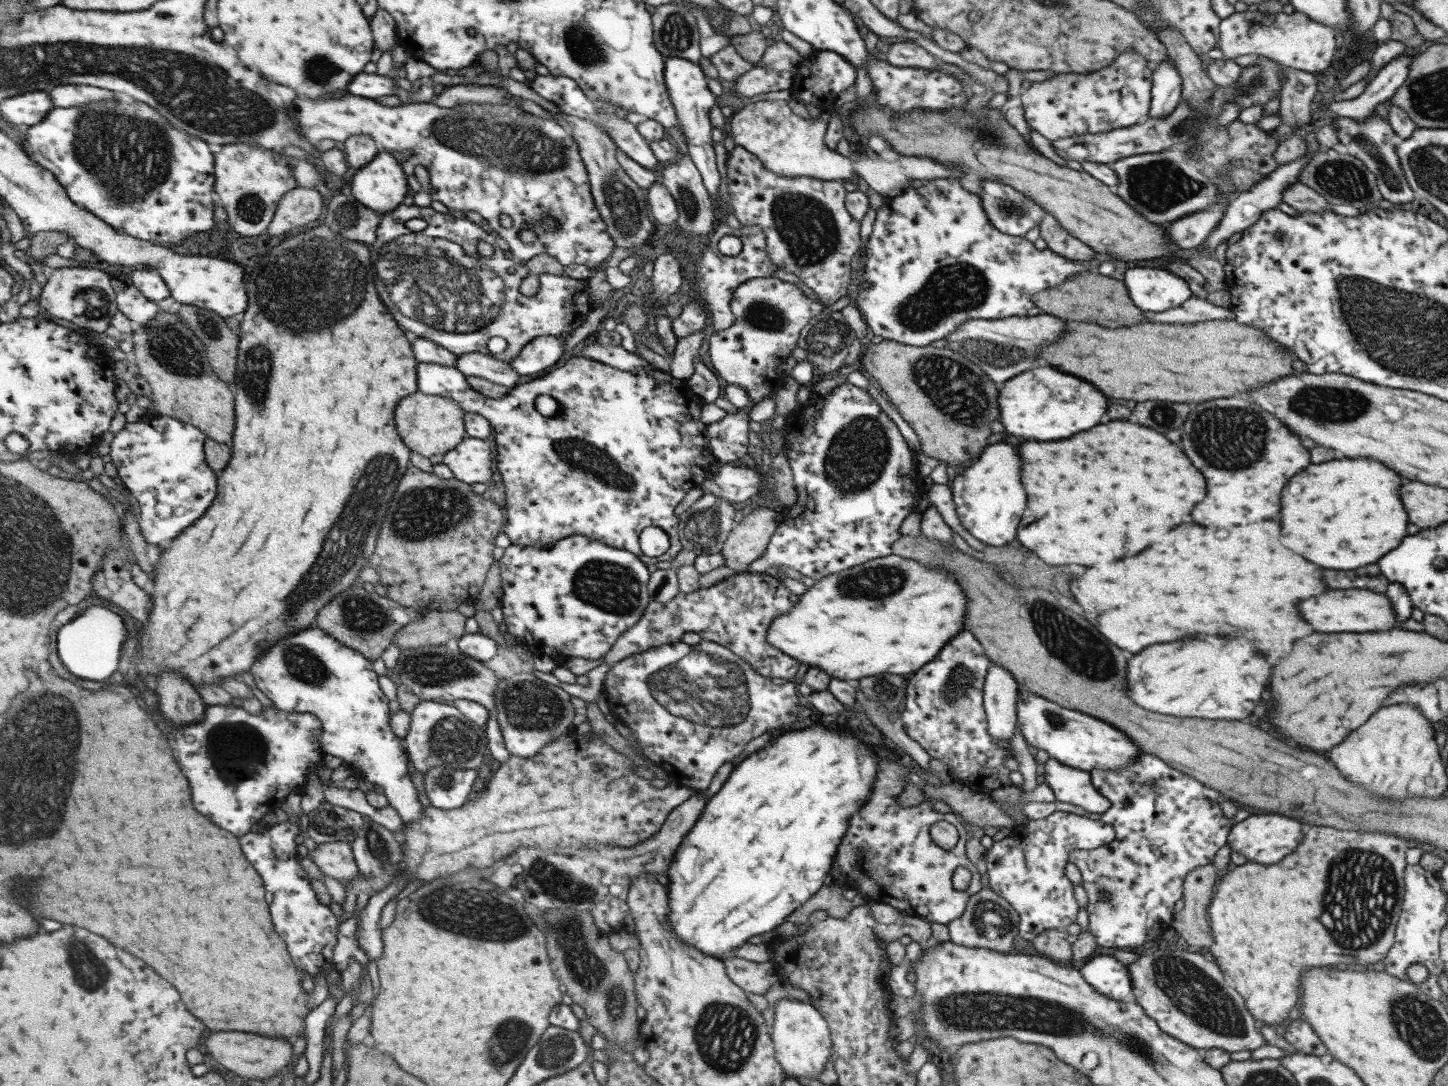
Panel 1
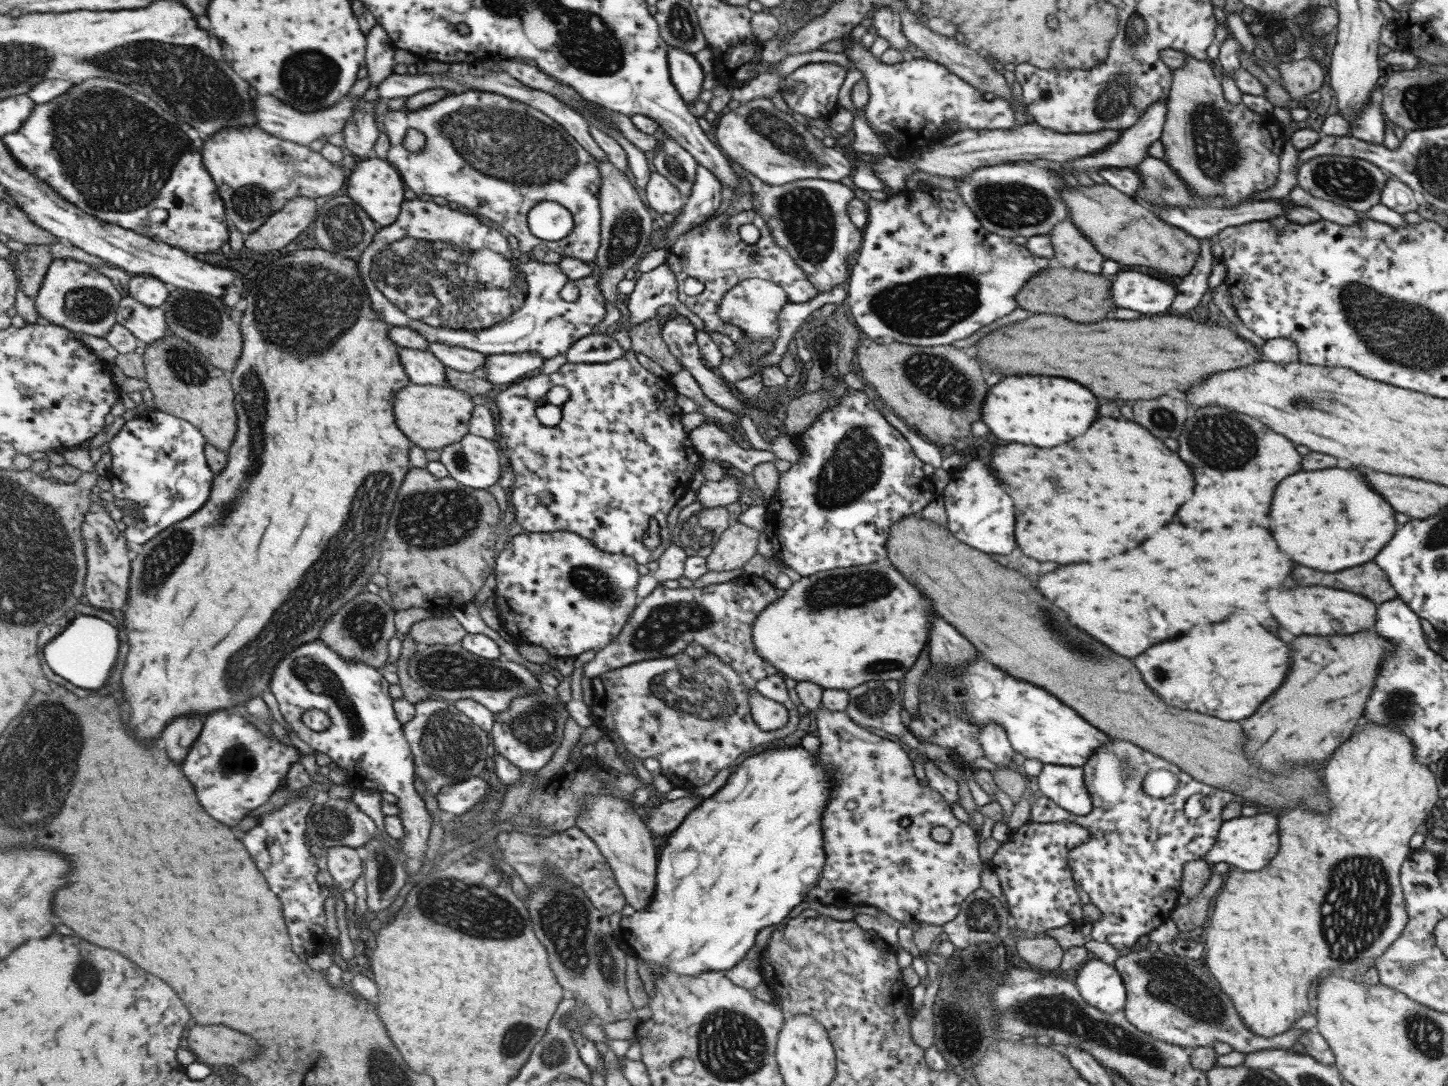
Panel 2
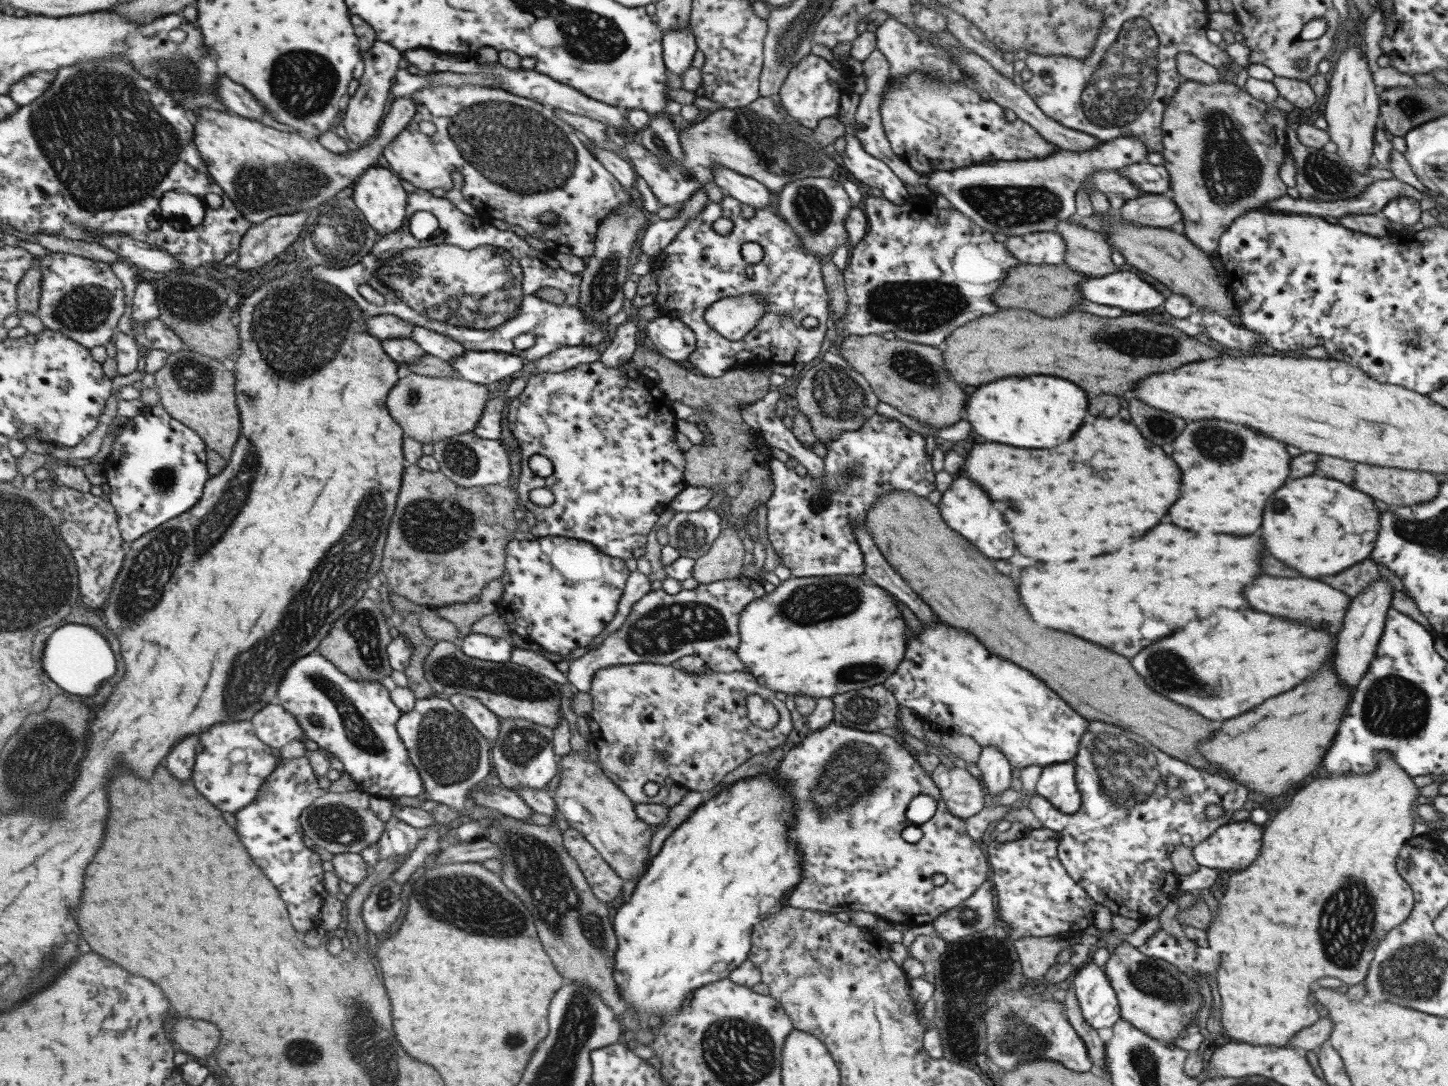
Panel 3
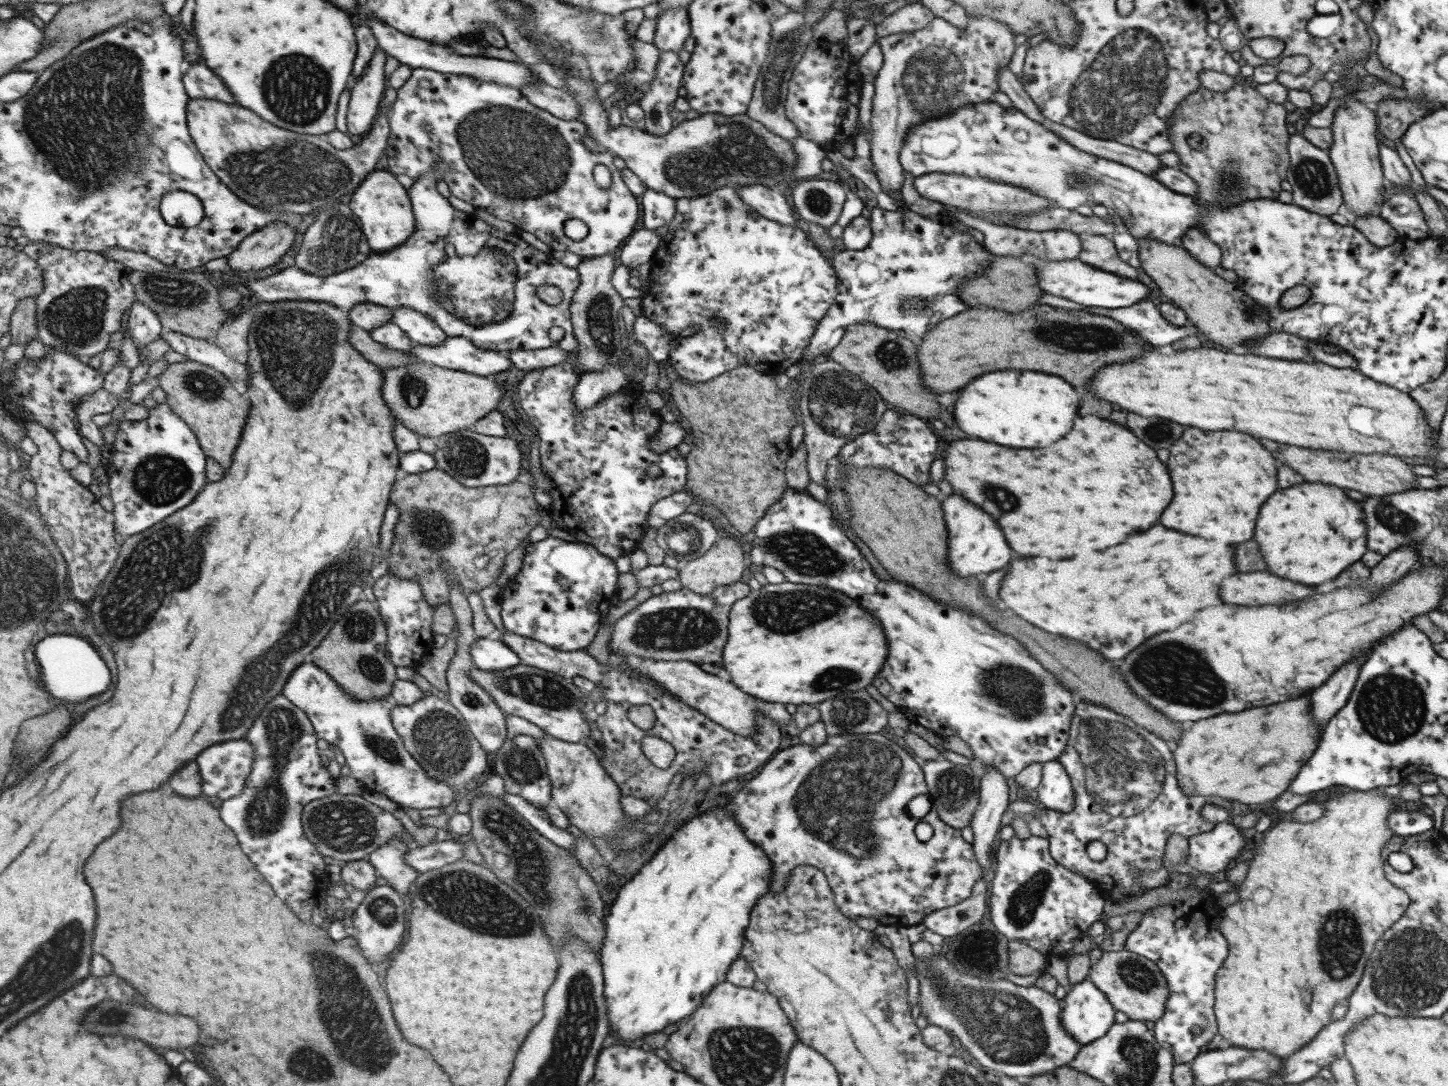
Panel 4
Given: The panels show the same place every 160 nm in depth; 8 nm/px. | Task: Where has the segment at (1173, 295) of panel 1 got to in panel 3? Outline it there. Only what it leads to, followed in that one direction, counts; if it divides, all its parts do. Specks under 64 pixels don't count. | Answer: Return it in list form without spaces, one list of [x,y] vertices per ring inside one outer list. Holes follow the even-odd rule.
[[[1117,271],[1106,274],[1099,278],[1084,278],[1085,282],[1078,286],[1085,300],[1103,304],[1103,306],[1115,306],[1119,311],[1125,312],[1159,312],[1163,304],[1164,297],[1146,281],[1139,279],[1135,273],[1130,271]]]

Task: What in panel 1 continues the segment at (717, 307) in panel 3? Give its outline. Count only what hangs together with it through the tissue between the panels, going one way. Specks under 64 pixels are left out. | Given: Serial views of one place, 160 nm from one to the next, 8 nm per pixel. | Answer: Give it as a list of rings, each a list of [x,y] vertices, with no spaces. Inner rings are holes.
[[[759,277],[750,278],[735,287],[729,308],[734,321],[728,329],[715,331],[709,337],[707,352],[711,364],[720,381],[741,387],[751,402],[761,402],[781,389],[784,377],[775,370],[796,348],[801,328],[823,306],[809,299],[794,284],[776,277]]]

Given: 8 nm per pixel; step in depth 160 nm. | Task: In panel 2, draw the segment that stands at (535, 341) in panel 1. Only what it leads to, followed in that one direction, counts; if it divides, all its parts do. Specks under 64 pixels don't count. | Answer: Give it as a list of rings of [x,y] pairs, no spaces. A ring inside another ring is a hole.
[[[537,353],[489,354],[482,366],[483,380],[494,384],[512,384],[517,378],[541,368],[544,358]]]

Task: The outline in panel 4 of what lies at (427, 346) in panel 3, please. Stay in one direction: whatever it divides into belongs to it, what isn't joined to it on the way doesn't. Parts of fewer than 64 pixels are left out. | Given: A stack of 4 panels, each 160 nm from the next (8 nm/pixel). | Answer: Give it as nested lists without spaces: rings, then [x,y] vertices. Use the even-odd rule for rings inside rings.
[[[398,306],[392,309],[390,322],[400,328],[414,344],[435,346],[444,342],[447,336],[427,315],[410,307]]]

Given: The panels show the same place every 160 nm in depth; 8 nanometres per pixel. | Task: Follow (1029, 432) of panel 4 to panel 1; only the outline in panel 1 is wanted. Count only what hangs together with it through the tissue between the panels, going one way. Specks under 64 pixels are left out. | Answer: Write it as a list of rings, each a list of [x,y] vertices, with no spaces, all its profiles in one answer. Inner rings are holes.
[[[1051,366],[1033,368],[1023,374],[1017,374],[1003,382],[999,390],[999,420],[1005,426],[1007,434],[1021,436],[1027,440],[1063,440],[1075,432],[1087,430],[1099,424],[1105,412],[1105,398],[1091,384],[1063,374]]]

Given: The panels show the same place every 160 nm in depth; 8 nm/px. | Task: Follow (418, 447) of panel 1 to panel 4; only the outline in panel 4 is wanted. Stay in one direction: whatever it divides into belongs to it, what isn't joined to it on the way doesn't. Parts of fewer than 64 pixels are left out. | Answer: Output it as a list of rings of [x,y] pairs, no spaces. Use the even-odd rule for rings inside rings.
[[[416,361],[405,366],[381,368],[383,375],[382,399],[390,415],[405,429],[417,435],[436,438],[449,432],[471,429],[477,420],[495,410],[500,400],[500,389],[492,377],[467,374],[432,363]]]

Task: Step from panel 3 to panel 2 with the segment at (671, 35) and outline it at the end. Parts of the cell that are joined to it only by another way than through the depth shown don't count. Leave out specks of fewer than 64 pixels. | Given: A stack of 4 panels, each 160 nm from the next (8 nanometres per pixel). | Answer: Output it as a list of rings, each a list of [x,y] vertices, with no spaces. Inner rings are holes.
[[[668,49],[666,52],[666,63],[671,84],[675,87],[677,94],[685,104],[698,100],[699,90],[704,72],[693,54],[679,49]]]

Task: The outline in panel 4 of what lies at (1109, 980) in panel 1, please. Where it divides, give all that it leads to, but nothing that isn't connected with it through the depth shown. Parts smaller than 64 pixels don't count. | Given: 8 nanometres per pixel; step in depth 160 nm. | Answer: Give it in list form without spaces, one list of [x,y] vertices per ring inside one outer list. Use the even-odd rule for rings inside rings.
[[[1090,980],[1071,985],[1065,993],[1059,993],[1059,1016],[1062,1027],[1075,1041],[1085,1045],[1102,1037],[1107,1029],[1114,1023],[1113,1006],[1107,1002],[1107,998],[1097,990],[1098,988]]]

